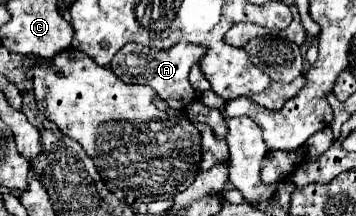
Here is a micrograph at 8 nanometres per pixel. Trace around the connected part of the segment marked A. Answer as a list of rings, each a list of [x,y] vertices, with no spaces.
[[[178,42],[176,46],[172,46],[172,50],[152,50],[146,46],[128,44],[116,52],[110,62],[110,70],[126,84],[144,84],[154,88],[156,94],[170,104],[170,108],[184,110],[188,104],[194,102],[196,96],[188,80],[188,72],[200,60],[200,54],[204,54],[204,48],[188,46],[188,42]]]

